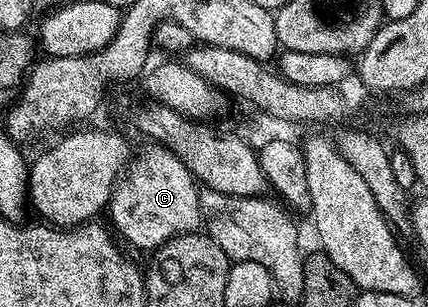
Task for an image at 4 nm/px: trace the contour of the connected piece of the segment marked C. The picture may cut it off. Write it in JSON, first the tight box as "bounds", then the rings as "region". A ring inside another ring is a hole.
{"bounds":[108,143,204,251],"region":[[[157,143],[149,147],[151,149],[144,150],[139,157],[137,154],[136,160],[125,170],[124,176],[114,186],[108,206],[109,224],[116,233],[118,228],[117,236],[145,251],[153,251],[182,233],[195,232],[204,221],[198,202],[200,185],[188,167],[184,167],[171,149],[164,149]]]}

